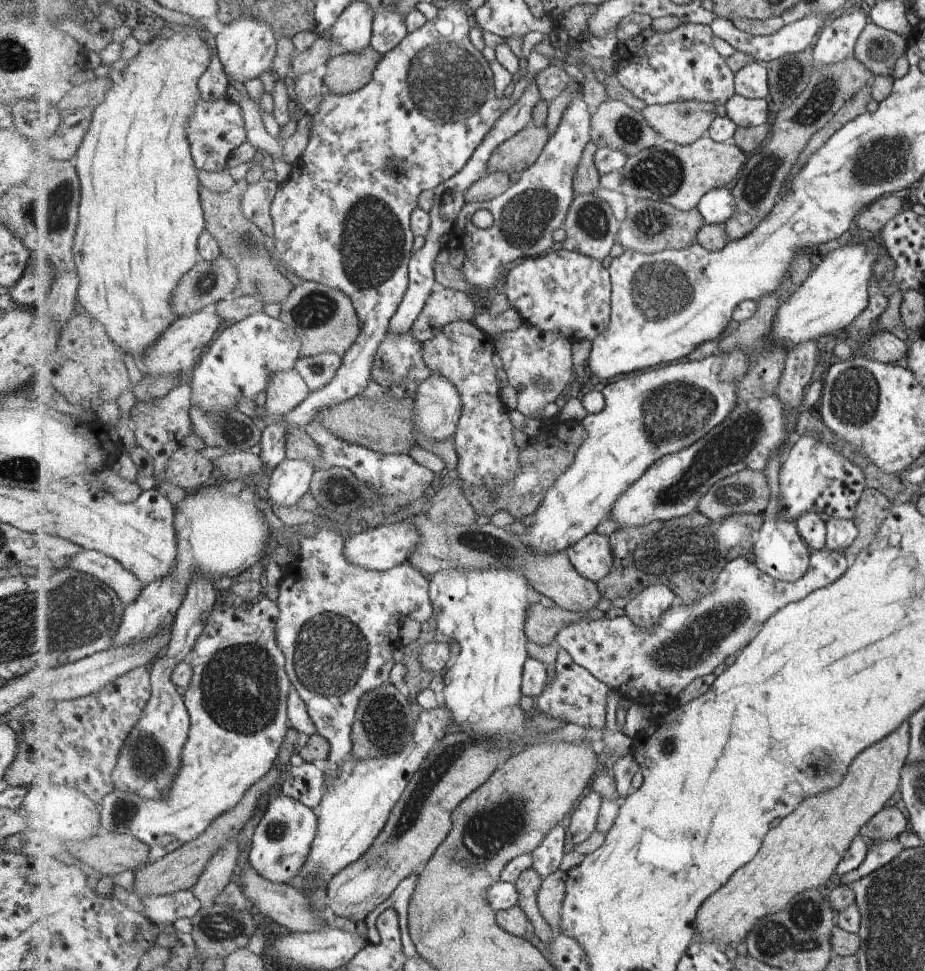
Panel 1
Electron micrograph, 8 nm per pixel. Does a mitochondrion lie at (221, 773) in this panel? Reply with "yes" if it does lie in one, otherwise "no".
no

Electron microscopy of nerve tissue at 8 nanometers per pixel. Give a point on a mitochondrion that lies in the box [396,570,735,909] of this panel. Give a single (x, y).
(490, 831)

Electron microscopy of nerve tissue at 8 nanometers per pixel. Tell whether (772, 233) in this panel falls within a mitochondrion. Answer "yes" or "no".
no

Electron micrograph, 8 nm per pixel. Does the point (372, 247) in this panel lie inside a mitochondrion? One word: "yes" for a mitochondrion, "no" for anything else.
yes

